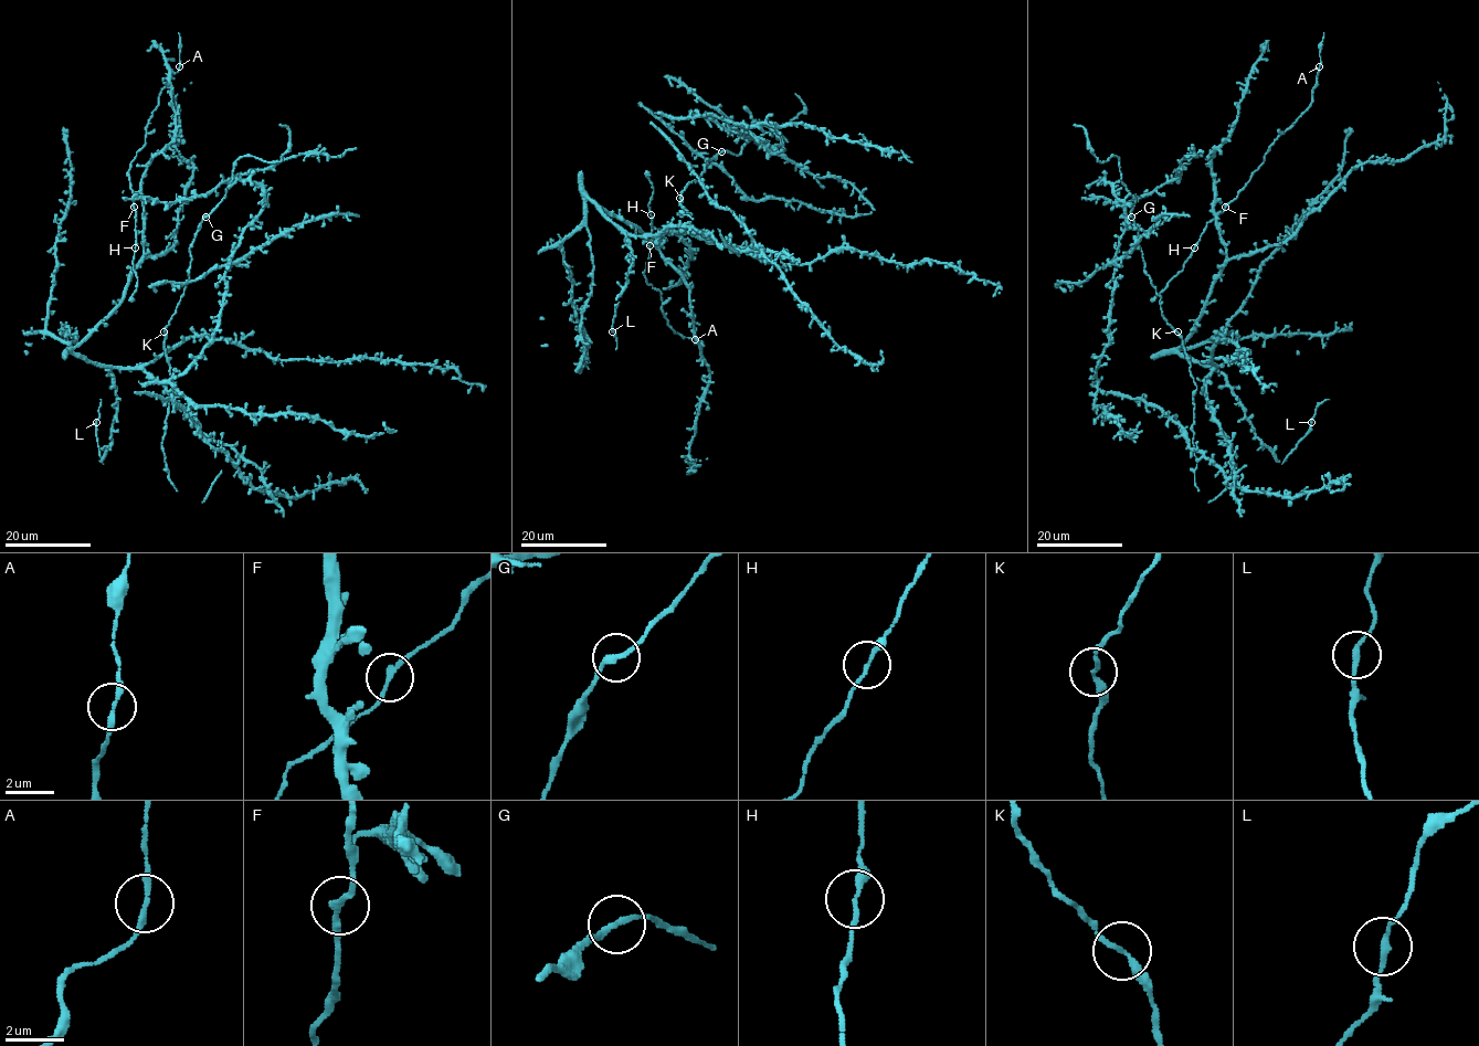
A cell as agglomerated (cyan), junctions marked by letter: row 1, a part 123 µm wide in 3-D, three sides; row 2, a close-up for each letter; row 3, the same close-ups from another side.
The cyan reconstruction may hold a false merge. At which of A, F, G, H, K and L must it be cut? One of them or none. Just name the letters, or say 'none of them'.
none of them

